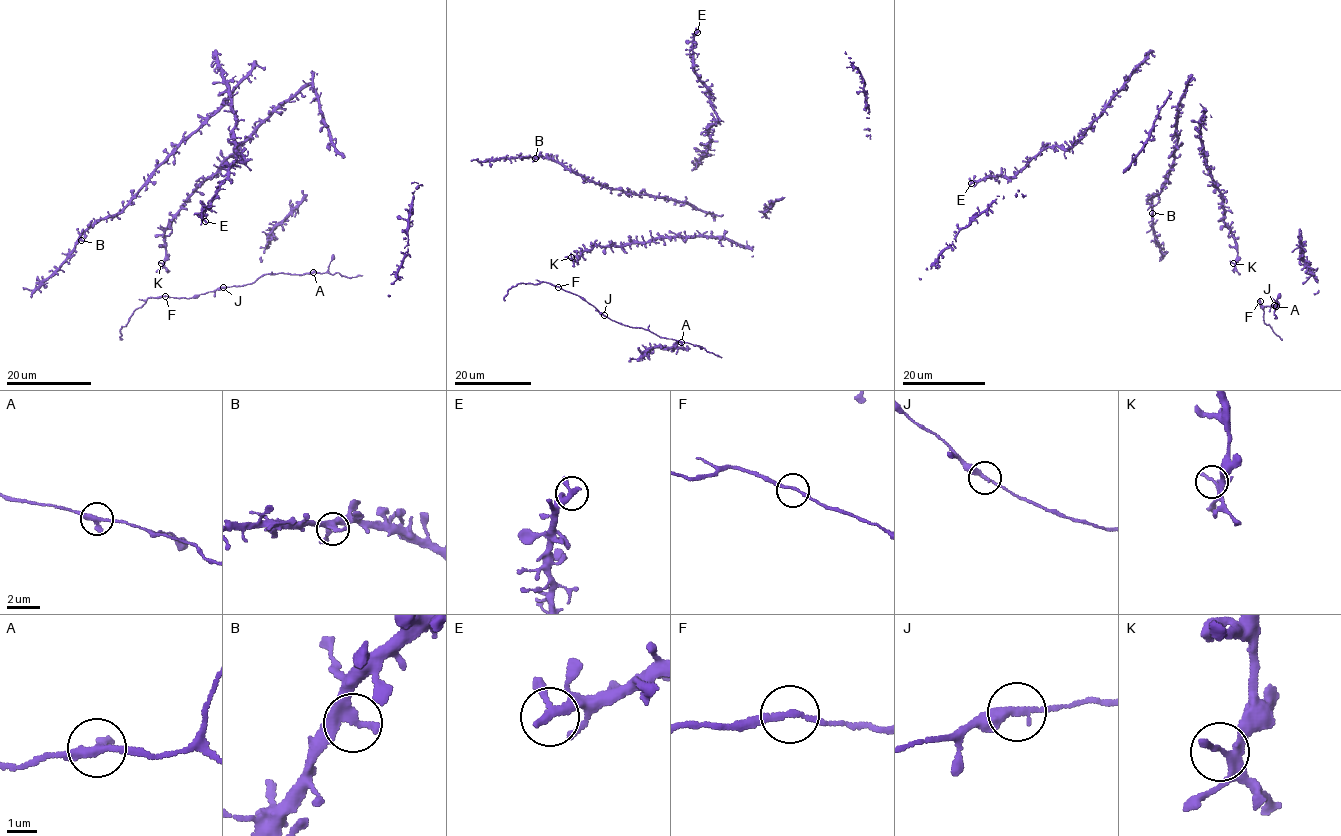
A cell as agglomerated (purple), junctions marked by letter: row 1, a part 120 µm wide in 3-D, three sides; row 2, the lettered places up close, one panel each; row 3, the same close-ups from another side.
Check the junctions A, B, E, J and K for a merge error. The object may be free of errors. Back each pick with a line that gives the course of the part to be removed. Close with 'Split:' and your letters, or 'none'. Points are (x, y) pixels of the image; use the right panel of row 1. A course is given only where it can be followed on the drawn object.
Split: none

